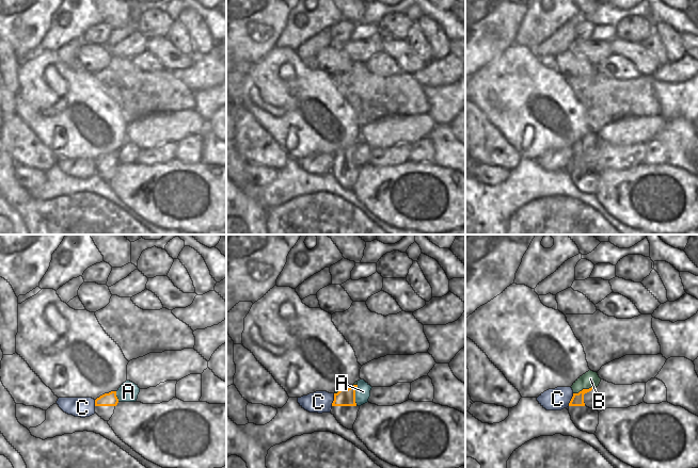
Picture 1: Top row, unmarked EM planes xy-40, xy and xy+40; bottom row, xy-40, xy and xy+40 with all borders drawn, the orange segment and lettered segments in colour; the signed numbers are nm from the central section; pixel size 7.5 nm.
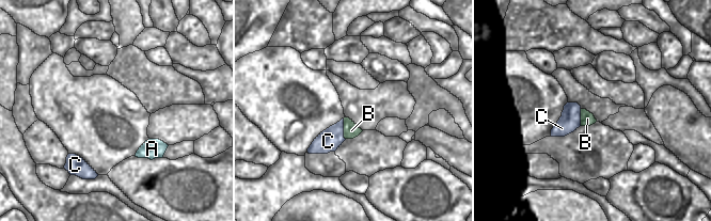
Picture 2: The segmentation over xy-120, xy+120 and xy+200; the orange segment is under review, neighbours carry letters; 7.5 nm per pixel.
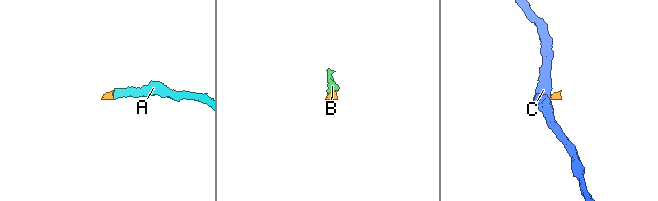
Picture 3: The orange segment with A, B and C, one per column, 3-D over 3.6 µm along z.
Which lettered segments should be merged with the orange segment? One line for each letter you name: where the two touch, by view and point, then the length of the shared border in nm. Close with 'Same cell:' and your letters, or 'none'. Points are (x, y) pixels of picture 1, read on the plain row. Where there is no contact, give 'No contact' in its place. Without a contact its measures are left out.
A: Touches orange at xy (354, 156). Shared border 150 nm
Same cell: A.

